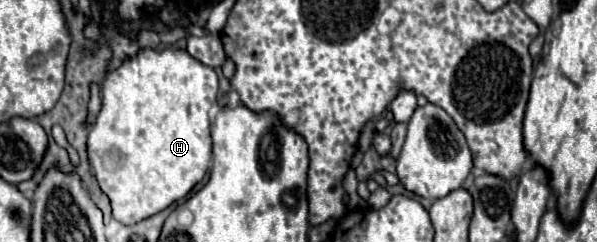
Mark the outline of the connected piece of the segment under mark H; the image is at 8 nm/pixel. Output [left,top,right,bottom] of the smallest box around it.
[87,49,217,225]

